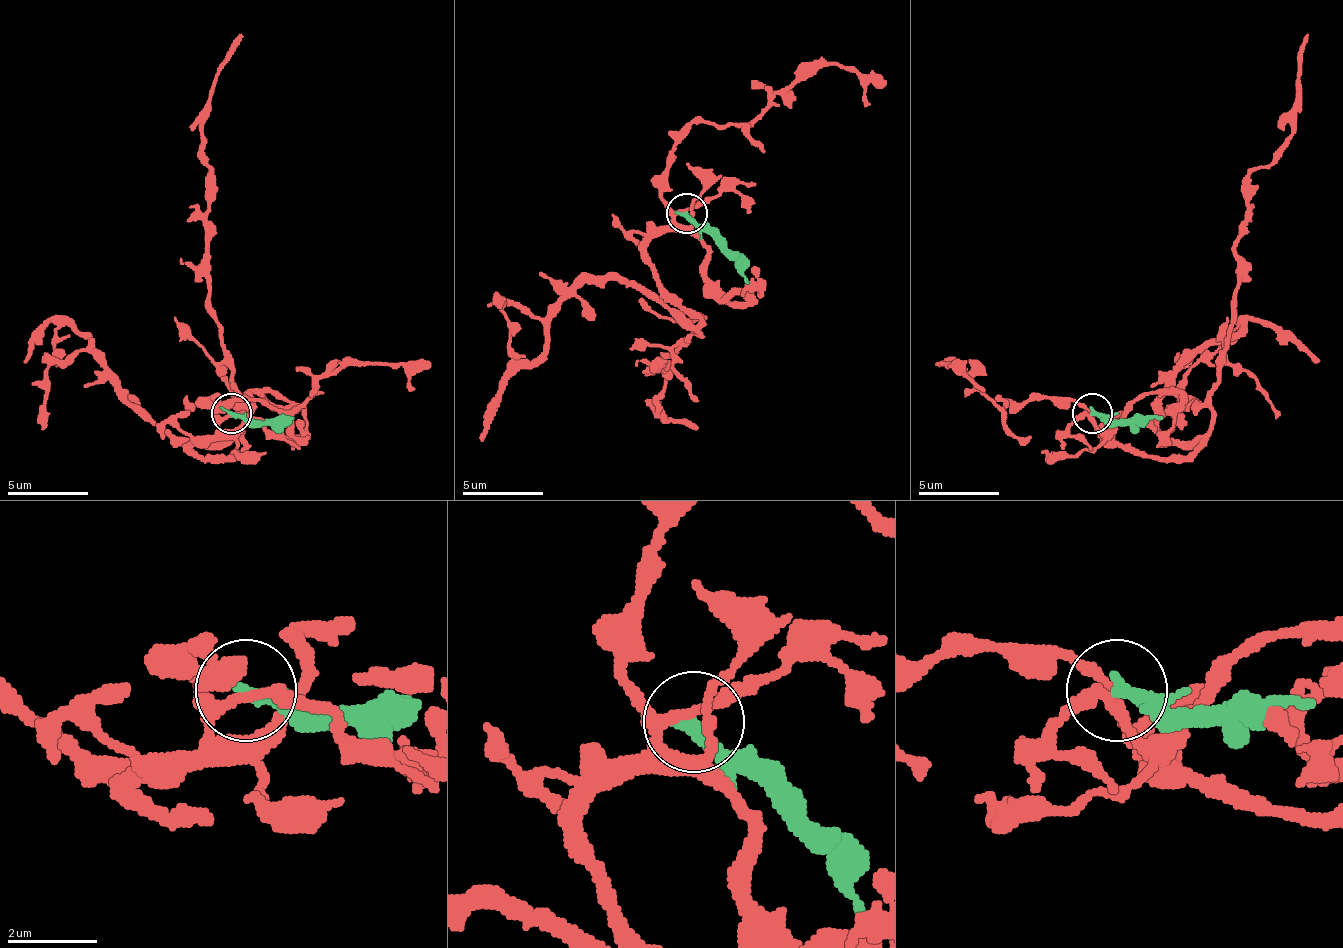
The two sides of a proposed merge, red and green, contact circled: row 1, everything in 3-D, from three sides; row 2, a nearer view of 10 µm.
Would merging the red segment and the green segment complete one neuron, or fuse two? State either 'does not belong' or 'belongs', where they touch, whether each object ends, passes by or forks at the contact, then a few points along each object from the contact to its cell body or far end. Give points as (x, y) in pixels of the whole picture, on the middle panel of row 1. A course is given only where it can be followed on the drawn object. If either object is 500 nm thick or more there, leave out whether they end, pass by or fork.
does not belong; at (687, 213); red forks there; green ends there; red runs (686, 210), (649, 242), (645, 259), (661, 295), (698, 335), (694, 331), (665, 355), (657, 412), (698, 428); green runs (686, 214), (710, 234), (750, 283)

